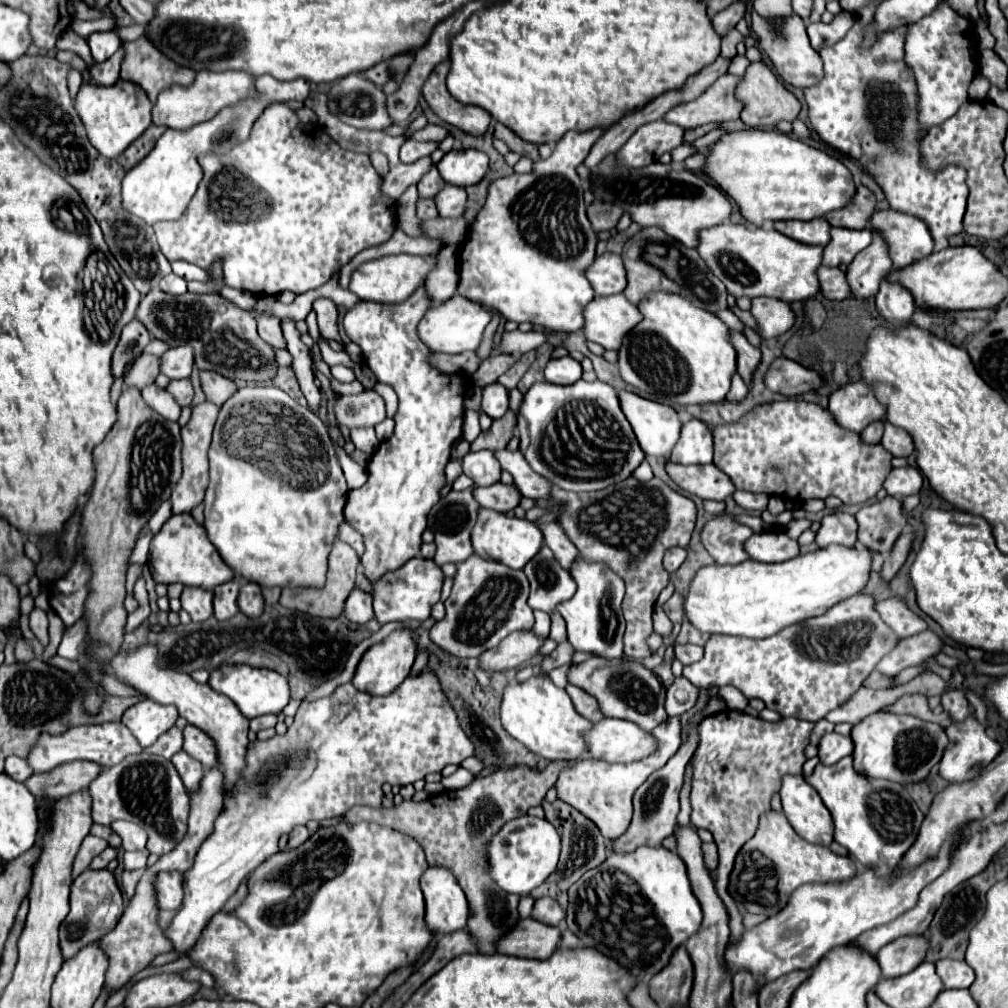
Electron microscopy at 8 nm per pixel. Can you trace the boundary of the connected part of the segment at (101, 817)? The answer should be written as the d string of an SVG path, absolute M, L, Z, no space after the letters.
M148 753L126 757L126 761L104 769L88 789L92 797L92 821L98 825L110 825L116 819L126 819L144 827L148 833L150 853L170 853L186 835L190 797L172 761L166 761L164 757Z

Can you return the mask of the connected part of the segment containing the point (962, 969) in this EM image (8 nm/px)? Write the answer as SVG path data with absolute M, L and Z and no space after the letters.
M940 959L936 963L936 973L942 979L944 989L960 989L970 987L974 981L974 971L964 961L954 959Z

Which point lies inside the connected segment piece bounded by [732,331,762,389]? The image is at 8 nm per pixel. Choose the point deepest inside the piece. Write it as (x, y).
(748, 358)

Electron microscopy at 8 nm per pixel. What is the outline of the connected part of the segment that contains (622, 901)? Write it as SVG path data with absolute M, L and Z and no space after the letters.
M664 847L612 853L568 889L568 929L582 945L616 959L636 977L660 973L674 949L698 931L702 911L692 895L684 861Z

